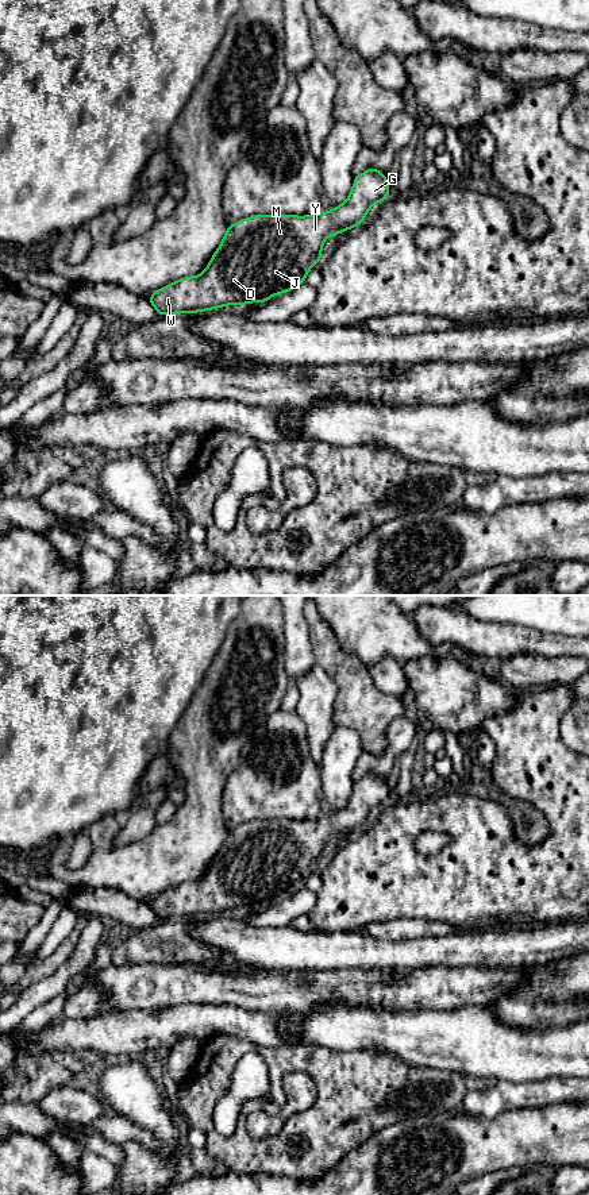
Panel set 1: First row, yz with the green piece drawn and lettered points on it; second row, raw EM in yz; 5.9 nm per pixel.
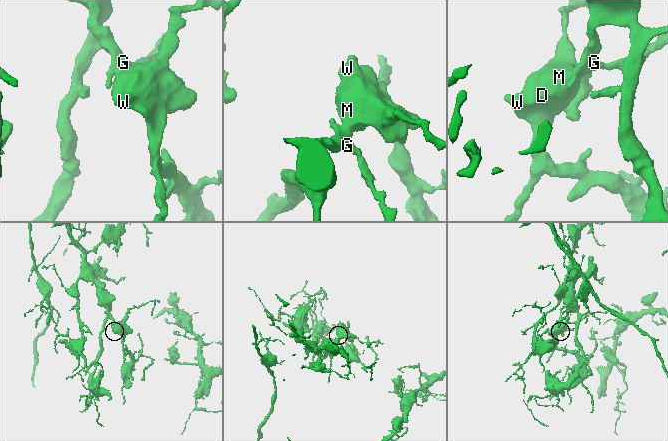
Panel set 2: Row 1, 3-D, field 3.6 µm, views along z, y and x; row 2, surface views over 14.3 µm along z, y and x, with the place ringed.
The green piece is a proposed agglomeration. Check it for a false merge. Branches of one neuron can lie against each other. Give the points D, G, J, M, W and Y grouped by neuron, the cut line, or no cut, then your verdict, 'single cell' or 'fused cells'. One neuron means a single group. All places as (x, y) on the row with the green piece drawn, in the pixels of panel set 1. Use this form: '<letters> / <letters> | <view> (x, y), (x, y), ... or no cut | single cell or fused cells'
D G J M W Y | no cut | single cell

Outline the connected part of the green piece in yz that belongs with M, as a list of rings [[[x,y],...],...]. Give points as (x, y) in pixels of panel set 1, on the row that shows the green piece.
[[[377,167],[355,174],[347,200],[330,212],[315,215],[253,215],[227,225],[220,246],[215,250],[201,275],[189,275],[159,288],[146,300],[158,316],[197,313],[227,305],[263,304],[276,294],[288,293],[305,284],[305,275],[323,258],[327,238],[353,230],[366,220],[374,204],[388,198],[390,184]]]

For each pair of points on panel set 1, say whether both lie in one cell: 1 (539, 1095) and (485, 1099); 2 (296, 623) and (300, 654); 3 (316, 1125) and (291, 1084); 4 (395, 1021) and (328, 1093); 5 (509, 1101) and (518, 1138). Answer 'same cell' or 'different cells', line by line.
1: same cell
2: same cell
3: different cells
4: different cells
5: different cells

